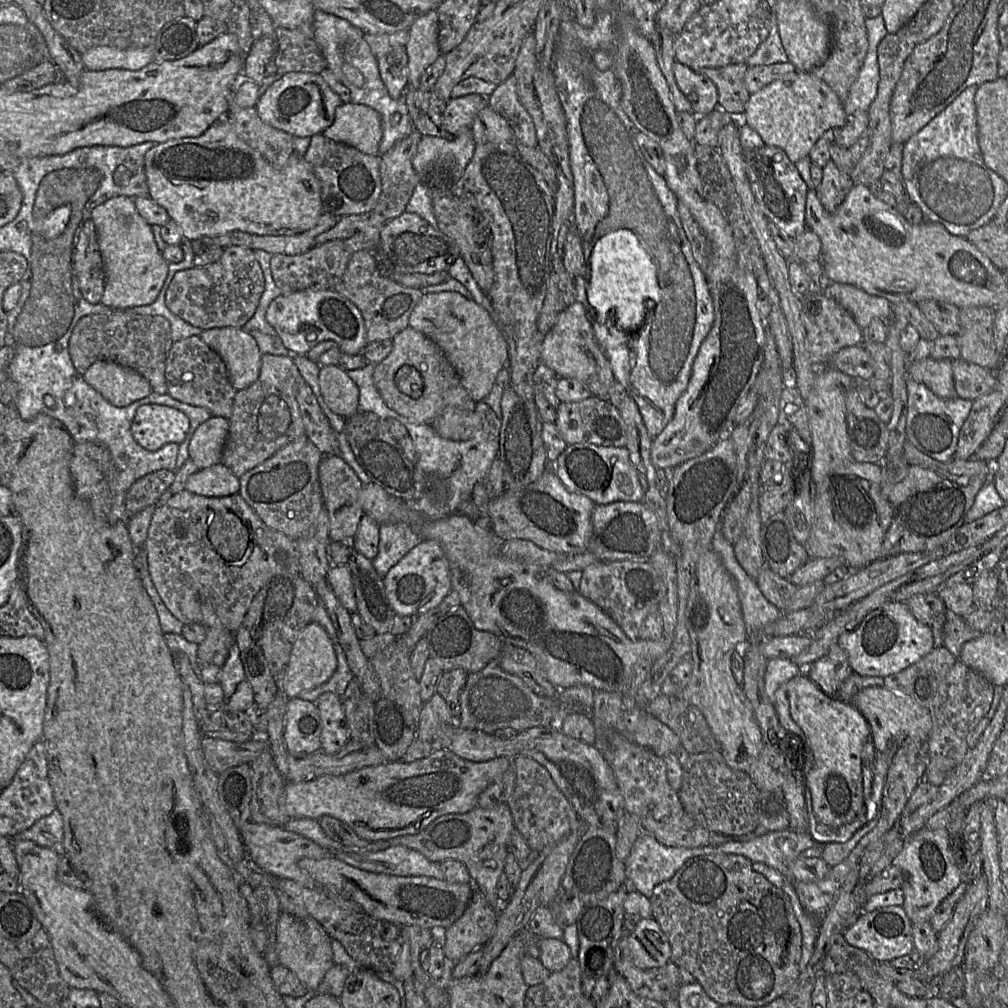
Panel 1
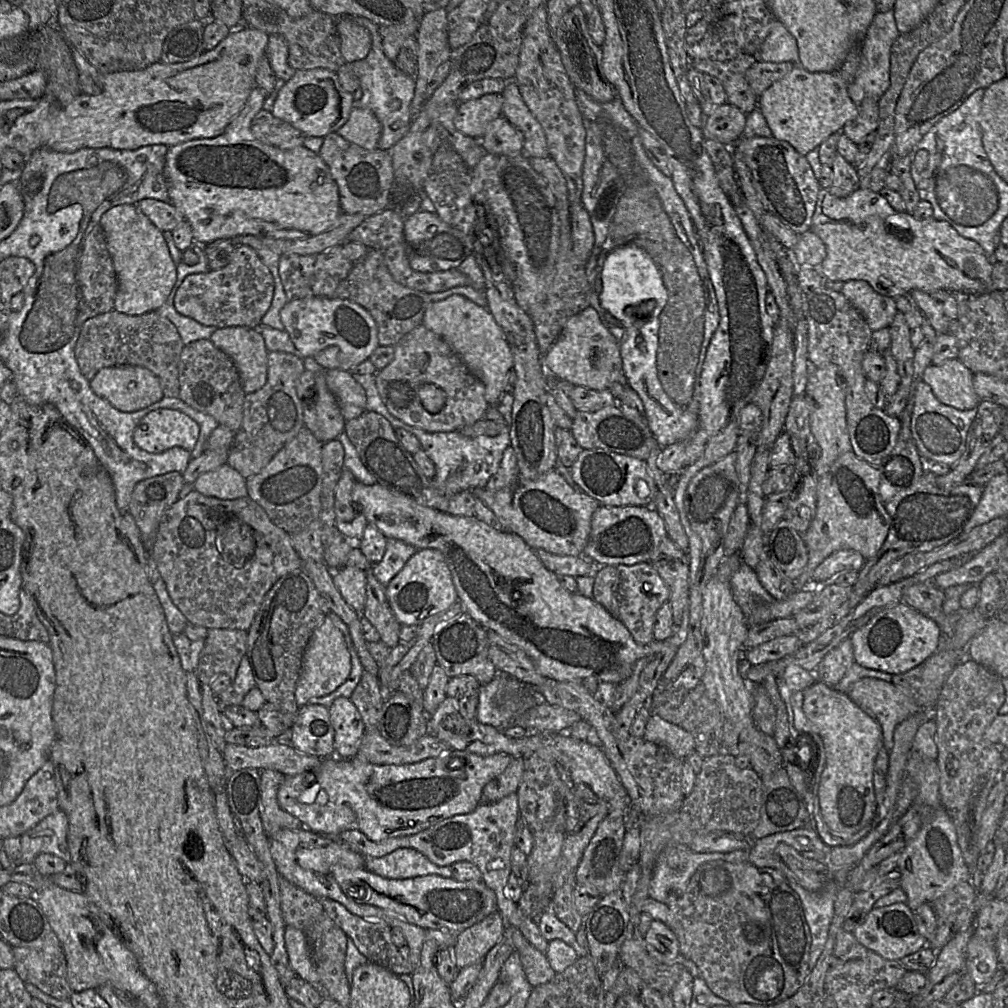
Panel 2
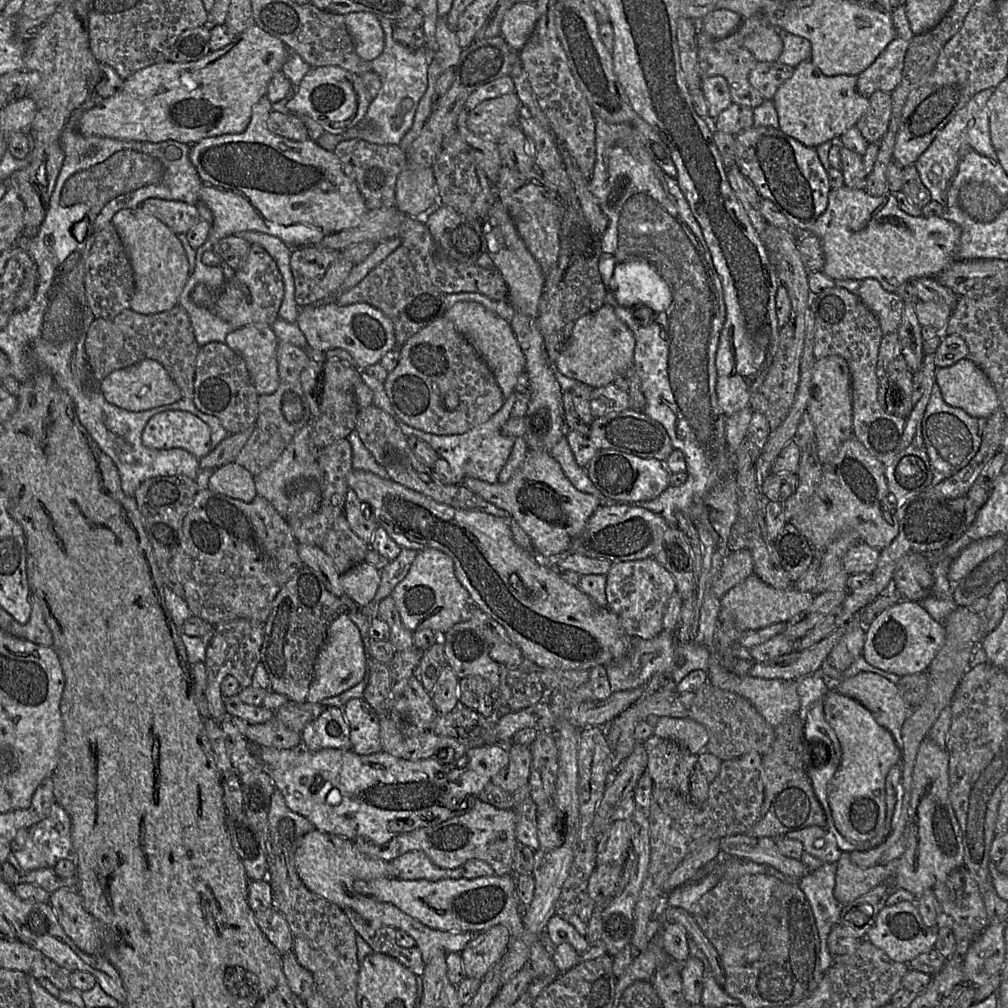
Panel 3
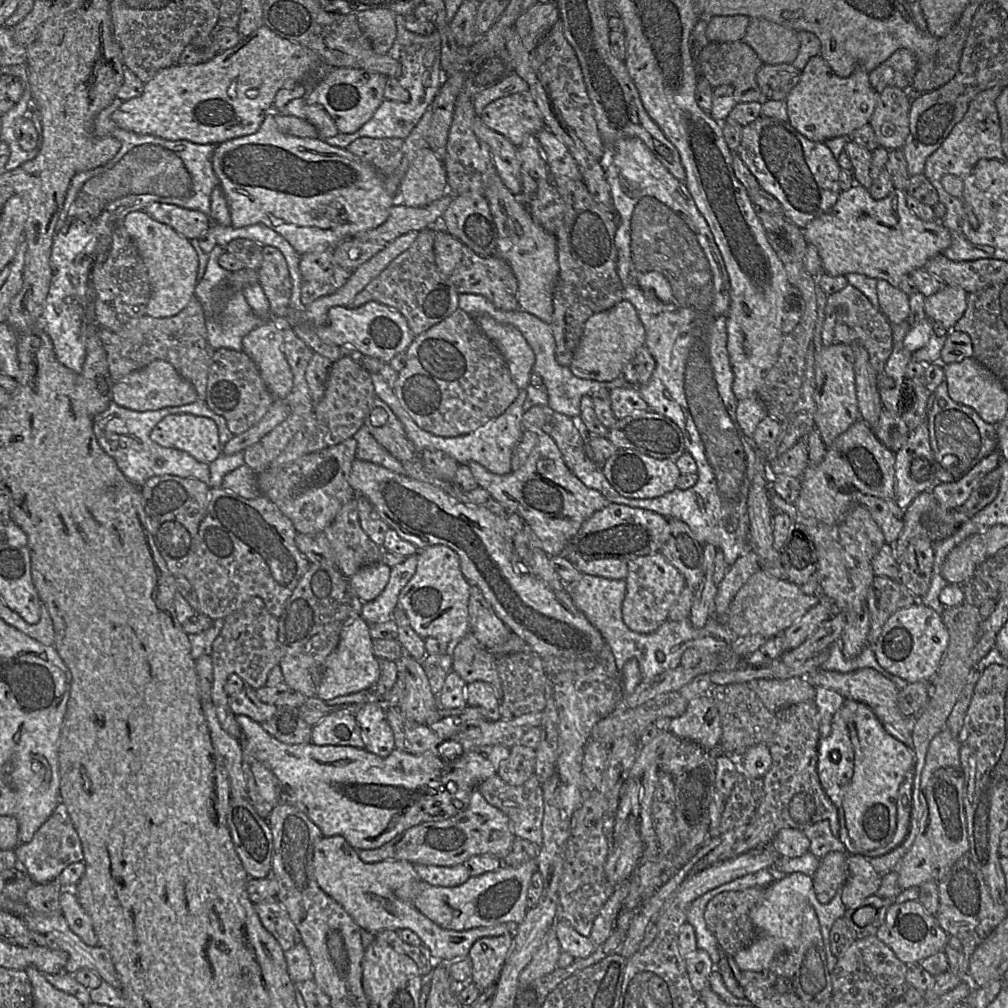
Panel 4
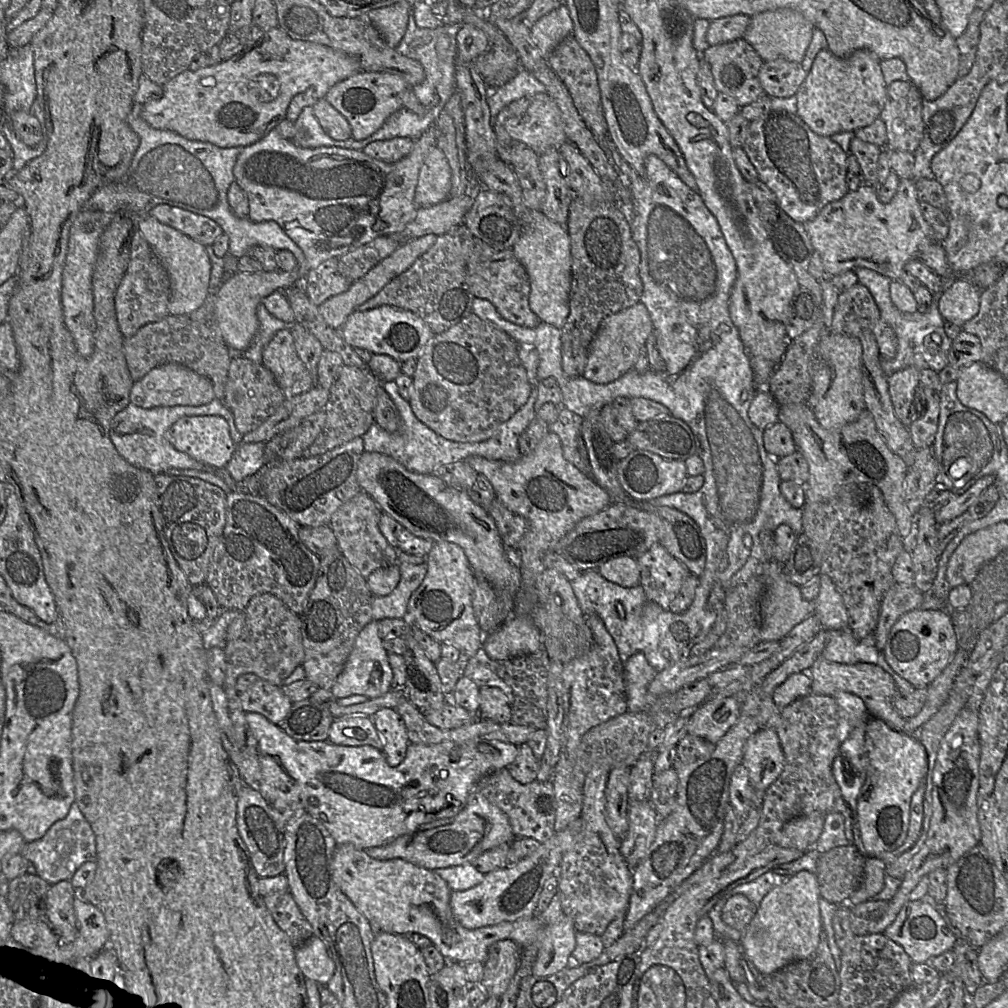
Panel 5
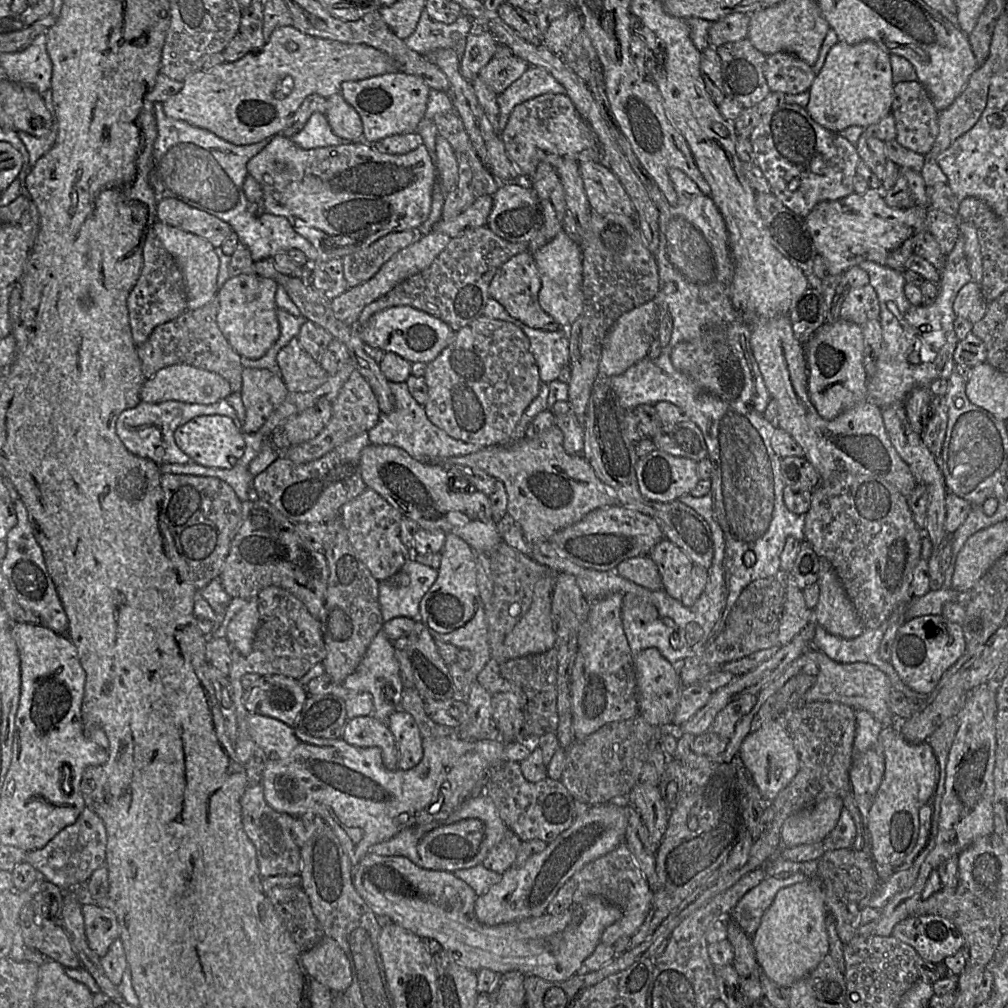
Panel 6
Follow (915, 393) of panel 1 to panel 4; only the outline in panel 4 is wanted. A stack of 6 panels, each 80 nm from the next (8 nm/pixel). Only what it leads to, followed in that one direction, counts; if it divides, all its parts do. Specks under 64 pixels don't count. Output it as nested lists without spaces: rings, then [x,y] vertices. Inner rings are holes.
[[[945,381],[935,389],[933,395],[927,426],[936,461],[936,483],[950,483],[962,478],[983,458],[999,449],[997,426],[984,421],[974,409],[953,401]]]

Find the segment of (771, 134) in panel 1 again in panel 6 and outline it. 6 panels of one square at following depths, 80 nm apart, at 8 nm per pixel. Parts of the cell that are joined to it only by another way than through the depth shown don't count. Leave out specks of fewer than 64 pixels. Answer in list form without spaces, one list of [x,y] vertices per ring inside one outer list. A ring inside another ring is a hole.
[[[873,41],[836,43],[808,90],[809,100],[805,108],[812,119],[839,133],[850,126],[868,127],[890,114],[895,84],[890,56]]]

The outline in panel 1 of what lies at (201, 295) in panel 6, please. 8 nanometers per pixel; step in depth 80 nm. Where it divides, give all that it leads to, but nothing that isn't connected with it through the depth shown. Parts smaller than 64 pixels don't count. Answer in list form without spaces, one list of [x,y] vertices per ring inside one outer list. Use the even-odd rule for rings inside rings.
[[[118,196],[96,206],[91,212],[103,258],[105,289],[101,303],[114,309],[152,304],[168,275],[169,263],[163,258],[152,227],[140,216],[134,200]]]

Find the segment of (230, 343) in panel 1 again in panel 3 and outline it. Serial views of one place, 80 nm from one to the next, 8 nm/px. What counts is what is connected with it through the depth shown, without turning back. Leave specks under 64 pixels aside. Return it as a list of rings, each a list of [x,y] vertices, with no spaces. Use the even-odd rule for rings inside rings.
[[[244,326],[229,333],[224,344],[235,351],[244,360],[250,380],[259,395],[274,393],[279,386],[277,348],[279,341],[271,326]]]

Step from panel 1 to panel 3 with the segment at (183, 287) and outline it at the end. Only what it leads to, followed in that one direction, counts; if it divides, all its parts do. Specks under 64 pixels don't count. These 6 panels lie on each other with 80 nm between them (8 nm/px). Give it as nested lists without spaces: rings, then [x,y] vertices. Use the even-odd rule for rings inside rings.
[[[251,245],[245,261],[234,271],[232,280],[227,279],[220,292],[204,284],[196,284],[190,298],[197,306],[211,310],[236,328],[265,327],[279,320],[278,313],[284,292],[283,278],[273,258],[262,247]]]

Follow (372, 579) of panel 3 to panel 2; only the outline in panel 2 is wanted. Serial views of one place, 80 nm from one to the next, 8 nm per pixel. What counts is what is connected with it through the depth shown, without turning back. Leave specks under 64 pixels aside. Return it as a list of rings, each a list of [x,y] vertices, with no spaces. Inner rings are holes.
[[[343,566],[333,570],[333,580],[345,601],[358,613],[362,613],[366,604],[366,570]]]

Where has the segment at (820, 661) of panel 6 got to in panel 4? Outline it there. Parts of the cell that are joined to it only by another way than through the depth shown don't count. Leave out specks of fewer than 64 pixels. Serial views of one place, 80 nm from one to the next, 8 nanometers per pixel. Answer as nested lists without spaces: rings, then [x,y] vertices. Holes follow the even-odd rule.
[[[822,668],[807,676],[808,681],[816,687],[829,688],[845,699],[851,699],[868,706],[884,729],[894,738],[907,745],[912,746],[912,720],[902,715],[898,708],[897,697],[899,689],[894,682],[872,668],[861,668],[851,672],[826,671]]]

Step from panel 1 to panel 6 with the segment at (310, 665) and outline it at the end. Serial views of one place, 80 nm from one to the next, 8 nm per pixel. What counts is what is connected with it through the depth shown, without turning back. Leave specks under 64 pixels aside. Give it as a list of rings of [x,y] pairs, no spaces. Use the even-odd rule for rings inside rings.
[[[383,630],[380,631],[370,643],[363,659],[355,671],[347,676],[342,686],[353,692],[368,692],[373,697],[373,714],[376,719],[386,723],[390,714],[401,710],[401,696],[403,685],[399,674],[399,665],[394,657],[394,647]]]

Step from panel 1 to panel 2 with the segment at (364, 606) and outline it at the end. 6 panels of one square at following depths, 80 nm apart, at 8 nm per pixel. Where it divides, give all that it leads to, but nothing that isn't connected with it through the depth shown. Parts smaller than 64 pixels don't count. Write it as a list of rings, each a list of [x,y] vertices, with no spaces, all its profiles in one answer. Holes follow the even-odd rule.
[[[372,567],[366,569],[366,604],[362,615],[378,630],[381,640],[393,648],[399,644],[401,624],[390,606],[386,588],[375,577]]]

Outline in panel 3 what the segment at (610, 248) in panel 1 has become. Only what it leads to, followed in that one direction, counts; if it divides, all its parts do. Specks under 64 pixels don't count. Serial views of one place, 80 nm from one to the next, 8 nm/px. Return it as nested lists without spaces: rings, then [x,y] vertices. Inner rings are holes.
[[[632,260],[616,264],[609,282],[609,292],[612,294],[616,306],[624,308],[640,307],[641,304],[649,306],[652,310],[660,309],[669,305],[670,288],[658,271],[648,262]]]

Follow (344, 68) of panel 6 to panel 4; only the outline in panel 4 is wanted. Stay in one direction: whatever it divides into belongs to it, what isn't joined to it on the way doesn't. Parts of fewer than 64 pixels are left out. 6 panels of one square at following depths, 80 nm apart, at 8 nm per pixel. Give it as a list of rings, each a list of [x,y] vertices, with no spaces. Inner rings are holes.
[[[262,26],[248,36],[240,37],[234,47],[217,53],[207,62],[174,65],[160,70],[144,84],[143,93],[120,101],[110,119],[125,131],[156,136],[169,141],[188,141],[200,145],[218,145],[249,136],[258,131],[265,116],[273,109],[276,93],[283,87],[295,87],[305,79],[322,79],[334,67],[324,65],[318,55],[300,44],[284,39]]]

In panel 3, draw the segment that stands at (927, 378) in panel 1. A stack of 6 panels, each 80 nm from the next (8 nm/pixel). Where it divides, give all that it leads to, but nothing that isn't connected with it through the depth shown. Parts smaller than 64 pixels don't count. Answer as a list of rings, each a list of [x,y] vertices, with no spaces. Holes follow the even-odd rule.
[[[968,358],[948,367],[937,367],[935,383],[948,405],[961,408],[974,417],[987,419],[1000,408],[993,384]]]

